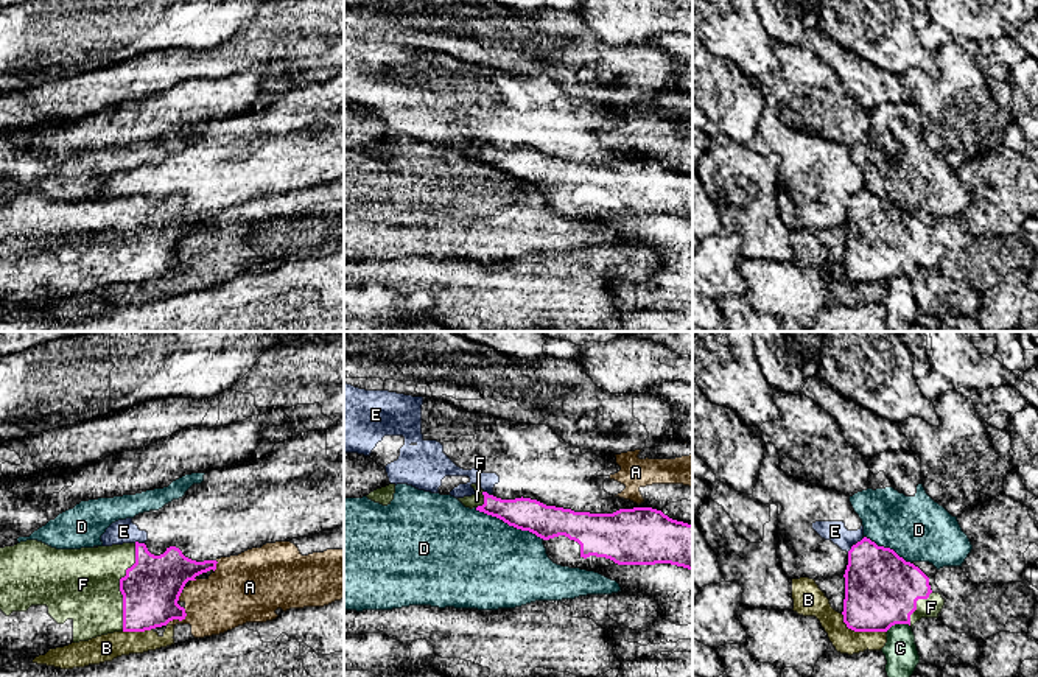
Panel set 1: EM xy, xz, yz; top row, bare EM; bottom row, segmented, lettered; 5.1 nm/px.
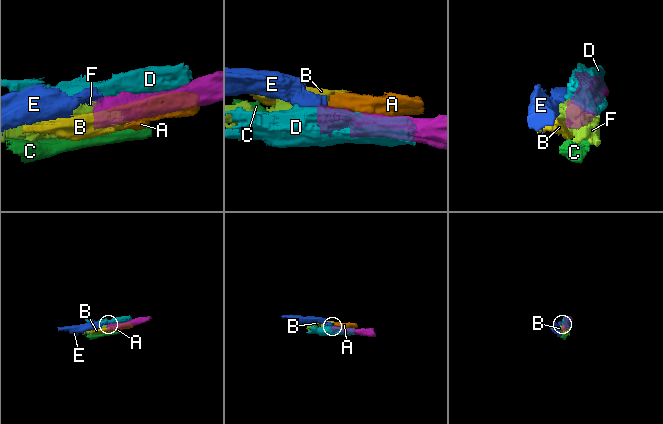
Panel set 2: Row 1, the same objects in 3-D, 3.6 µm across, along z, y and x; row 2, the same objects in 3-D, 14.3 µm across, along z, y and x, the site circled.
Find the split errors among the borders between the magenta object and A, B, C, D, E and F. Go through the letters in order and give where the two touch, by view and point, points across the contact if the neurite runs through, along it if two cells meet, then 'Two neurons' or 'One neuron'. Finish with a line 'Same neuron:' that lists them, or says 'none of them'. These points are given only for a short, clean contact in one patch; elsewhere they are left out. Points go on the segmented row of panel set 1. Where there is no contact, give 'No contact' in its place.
A: Touches magenta at xy (178, 618). Two neurons
B: Touches magenta at yz (861, 631). Two neurons
C: Touches magenta at yz (897, 623). Boundary: yz (909, 624), (892, 624), (886, 631). Two neurons
D: Touches magenta at xz (509, 525). Two neurons
E: Touches magenta at yz (856, 543). Boundary: yz (864, 537), (847, 551). Two neurons
F: Touches magenta at xy (120, 587). One neuron
Same neuron: F

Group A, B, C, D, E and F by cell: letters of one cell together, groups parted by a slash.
A B / C / D / E / F

